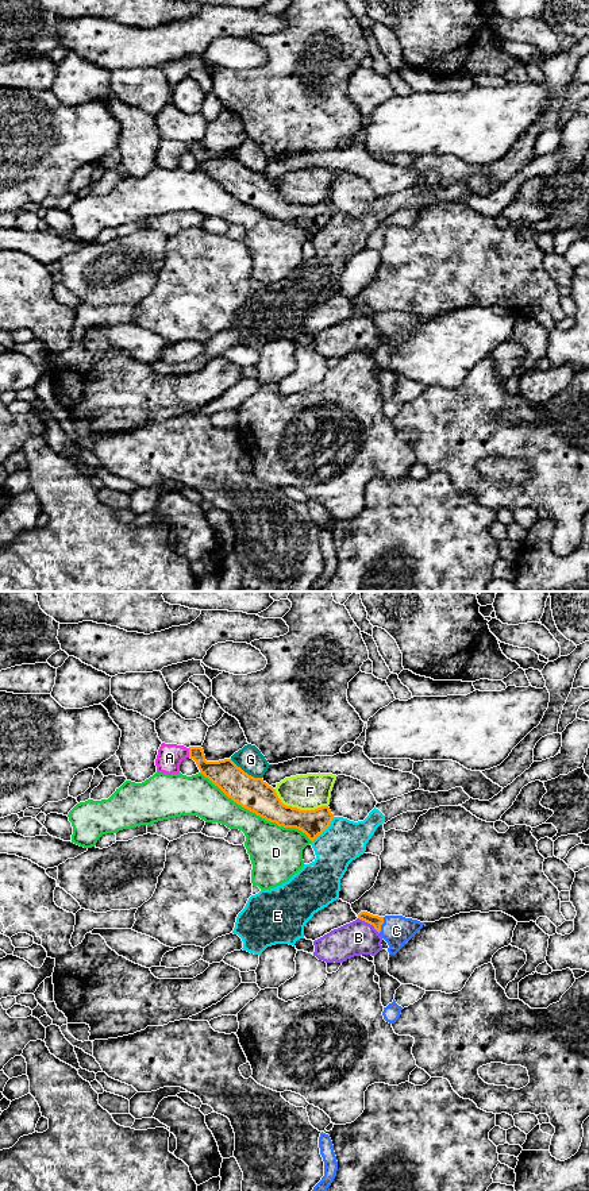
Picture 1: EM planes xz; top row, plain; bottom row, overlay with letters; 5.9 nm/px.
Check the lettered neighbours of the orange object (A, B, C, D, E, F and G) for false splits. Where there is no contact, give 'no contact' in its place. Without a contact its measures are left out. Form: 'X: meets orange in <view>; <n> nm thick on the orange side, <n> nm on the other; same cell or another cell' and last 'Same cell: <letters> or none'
A: meets orange in xz; 170 nm thick on the orange side, 150 nm on the other; another cell
B: meets orange in xz; 70 nm thick on the orange side, 200 nm on the other; another cell
C: meets orange in xz; 70 nm thick on the orange side, 180 nm on the other; same cell
D: meets orange in xz; 200 nm thick on the orange side, 300 nm on the other; another cell
E: meets orange in xz; 160 nm thick on the orange side, 240 nm on the other; another cell
F: meets orange in xz; 190 nm thick on the orange side, 220 nm on the other; another cell
G: meets orange in xz; 200 nm thick on the orange side, 150 nm on the other; another cell
Same cell: C

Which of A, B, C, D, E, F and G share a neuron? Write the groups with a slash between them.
A / B / C / D / E / F / G

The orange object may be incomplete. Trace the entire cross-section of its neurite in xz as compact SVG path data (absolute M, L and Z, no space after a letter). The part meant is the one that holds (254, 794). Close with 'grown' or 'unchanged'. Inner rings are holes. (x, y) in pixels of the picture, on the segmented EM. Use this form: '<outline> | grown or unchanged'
M189 747L189 758L196 762L200 774L234 802L278 826L301 830L311 841L322 835L334 818L328 806L300 810L284 805L272 786L262 778L249 775L231 759L207 762L201 747Z | unchanged

